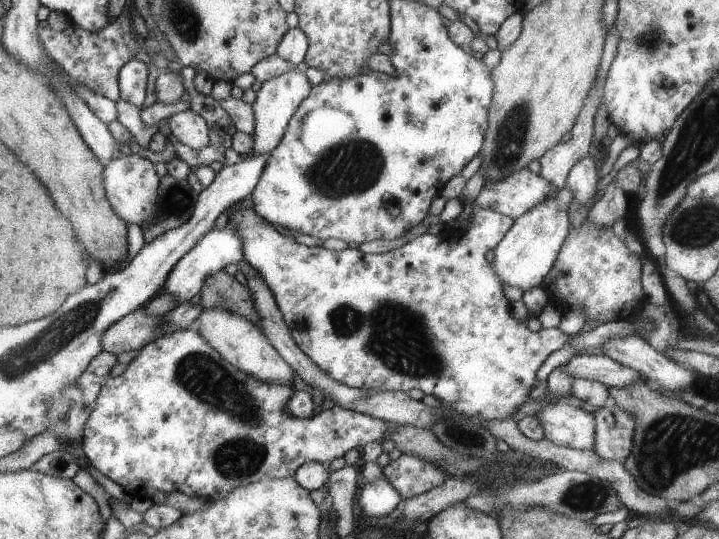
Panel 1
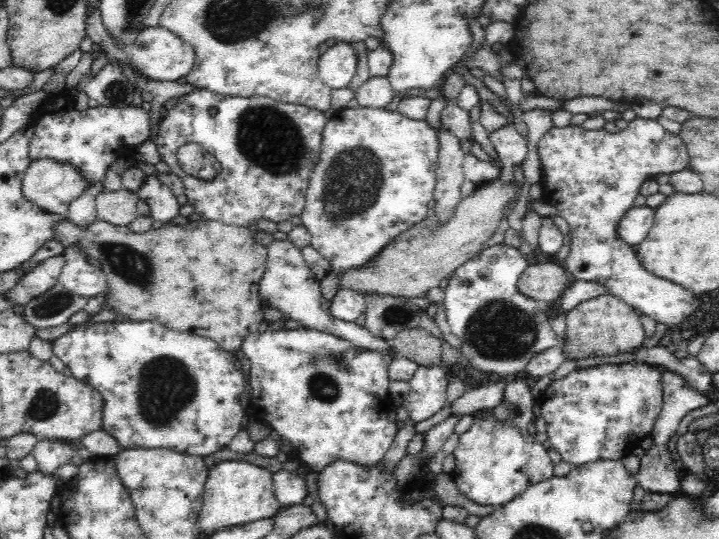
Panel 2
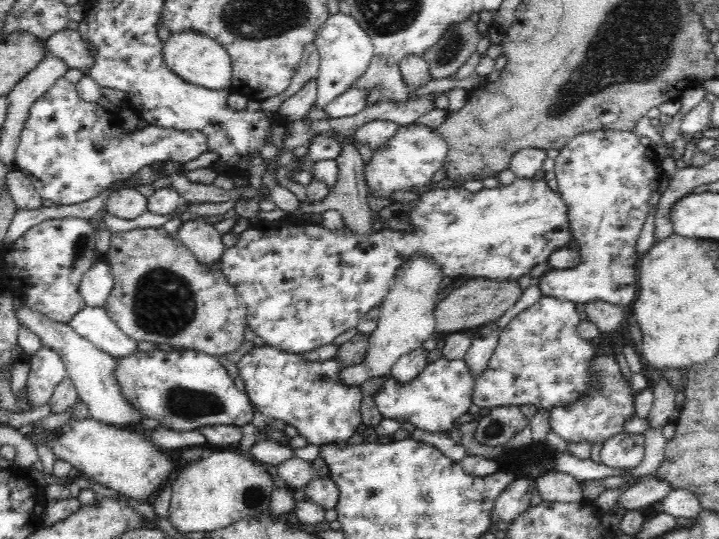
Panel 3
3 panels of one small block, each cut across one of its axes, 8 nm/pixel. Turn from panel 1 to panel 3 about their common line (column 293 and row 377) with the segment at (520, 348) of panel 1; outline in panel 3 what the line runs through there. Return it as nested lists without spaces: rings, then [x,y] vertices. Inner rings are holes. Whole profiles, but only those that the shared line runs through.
[[[270,345],[253,347],[237,363],[239,384],[249,396],[259,419],[280,420],[294,426],[308,446],[347,441],[362,424],[364,392],[346,384],[340,374],[346,366],[338,357],[308,359],[304,353],[286,352]]]

